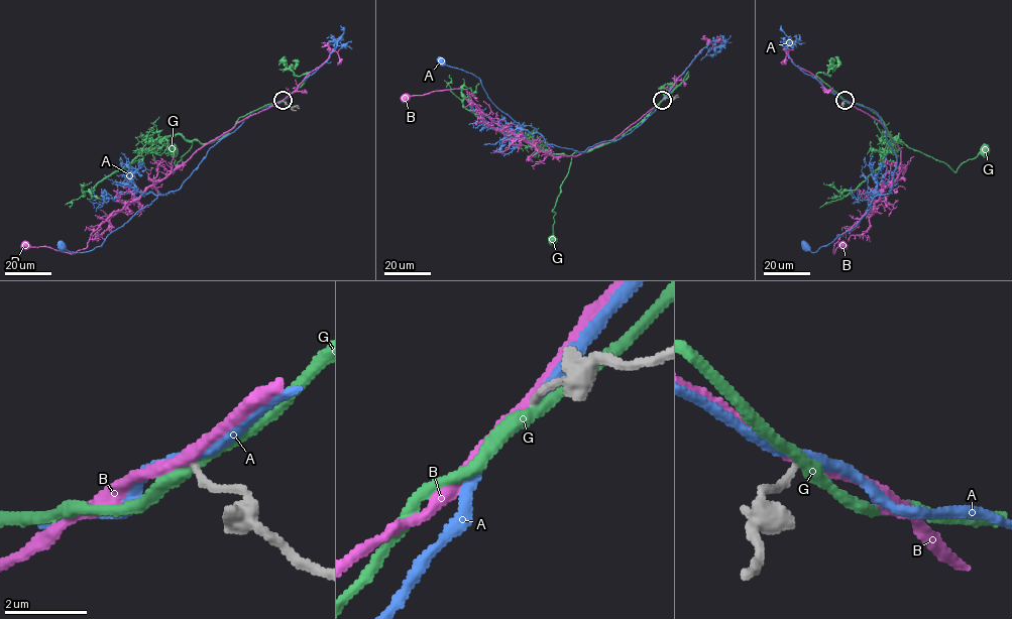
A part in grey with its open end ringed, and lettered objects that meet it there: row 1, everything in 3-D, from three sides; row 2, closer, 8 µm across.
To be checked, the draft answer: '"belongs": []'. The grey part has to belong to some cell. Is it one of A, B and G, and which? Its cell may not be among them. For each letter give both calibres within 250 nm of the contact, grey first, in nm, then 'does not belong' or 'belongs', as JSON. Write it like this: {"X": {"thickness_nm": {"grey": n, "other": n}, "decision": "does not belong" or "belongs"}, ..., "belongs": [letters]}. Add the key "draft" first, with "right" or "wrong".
{"draft": "right", "A": {"thickness_nm": {"grey": 180, "other": 240}, "decision": "does not belong"}, "B": {"thickness_nm": {"grey": 190, "other": 240}, "decision": "does not belong"}, "G": {"thickness_nm": {"grey": 190, "other": 320}, "decision": "does not belong"}, "belongs": []}

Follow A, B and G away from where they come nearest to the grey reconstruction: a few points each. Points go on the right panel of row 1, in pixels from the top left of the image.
A: (845, 100), (877, 114), (896, 155), (892, 187), (875, 196), (855, 226), (830, 243), (813, 253), (805, 245)
B: (845, 100), (884, 127), (901, 151), (901, 170), (871, 210), (834, 244), (833, 254), (841, 244)
G: (845, 100), (875, 113), (897, 143), (903, 142), (944, 162), (954, 171), (984, 150)

